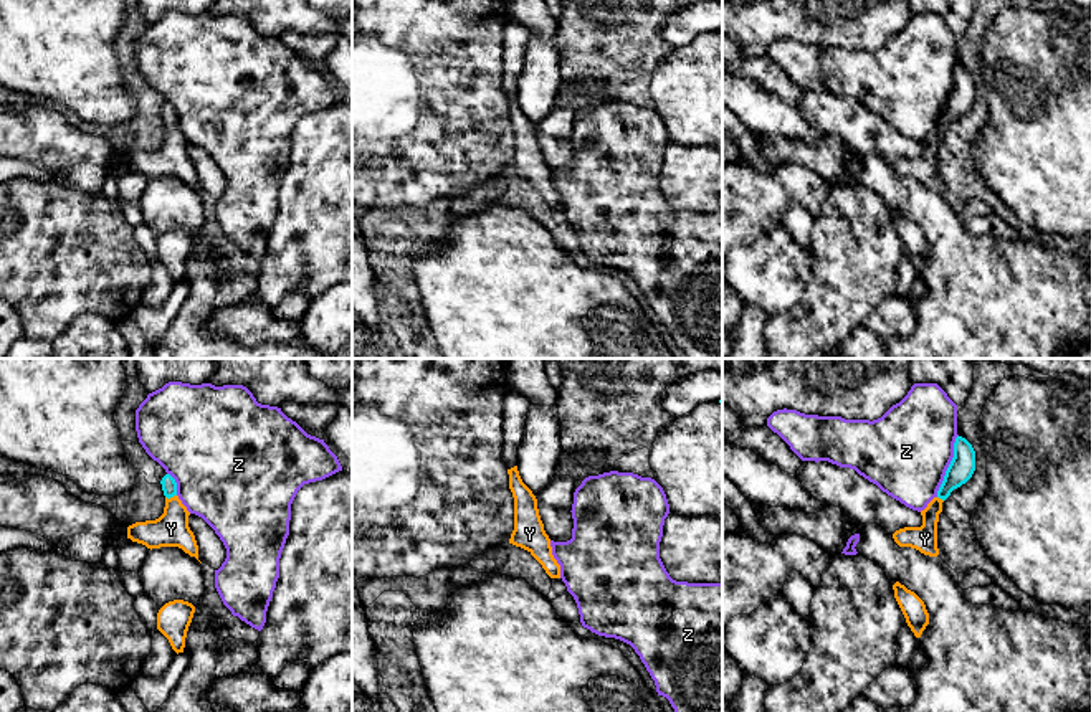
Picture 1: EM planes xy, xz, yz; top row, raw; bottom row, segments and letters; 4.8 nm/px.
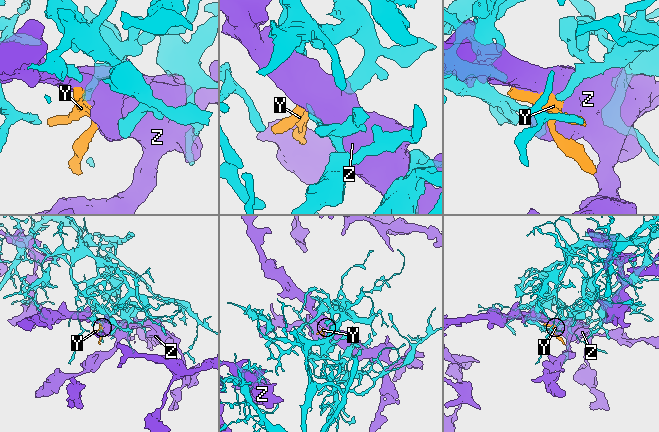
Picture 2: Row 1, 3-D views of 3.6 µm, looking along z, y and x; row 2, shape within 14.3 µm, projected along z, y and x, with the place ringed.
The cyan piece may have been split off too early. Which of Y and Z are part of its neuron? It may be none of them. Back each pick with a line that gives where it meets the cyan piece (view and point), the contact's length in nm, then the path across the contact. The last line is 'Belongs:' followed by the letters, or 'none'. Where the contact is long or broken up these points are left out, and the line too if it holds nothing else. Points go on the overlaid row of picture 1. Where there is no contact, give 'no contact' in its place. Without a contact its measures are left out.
Y: contact xy (171, 496); length 60 nm; way xy (169, 486), (171, 496), (171, 529)
Belongs: Y

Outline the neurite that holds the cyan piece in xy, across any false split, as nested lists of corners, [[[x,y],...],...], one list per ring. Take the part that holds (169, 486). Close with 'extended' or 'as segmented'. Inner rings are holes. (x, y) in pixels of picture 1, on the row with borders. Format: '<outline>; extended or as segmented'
[[[170,474],[160,481],[165,496],[164,514],[155,520],[136,522],[127,527],[127,539],[147,548],[179,547],[198,560],[198,545],[188,527],[190,512],[177,496],[177,482]]]; extended

